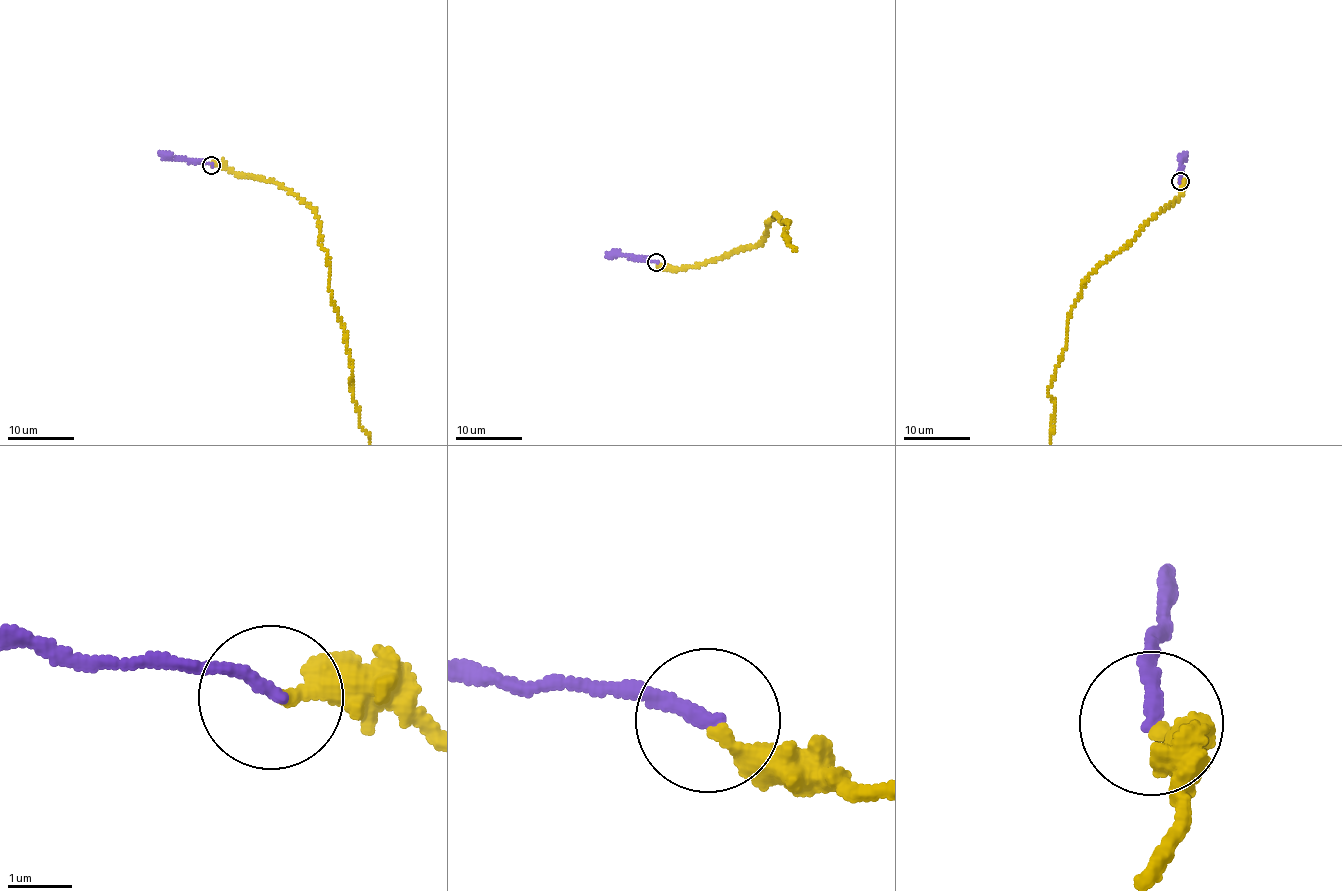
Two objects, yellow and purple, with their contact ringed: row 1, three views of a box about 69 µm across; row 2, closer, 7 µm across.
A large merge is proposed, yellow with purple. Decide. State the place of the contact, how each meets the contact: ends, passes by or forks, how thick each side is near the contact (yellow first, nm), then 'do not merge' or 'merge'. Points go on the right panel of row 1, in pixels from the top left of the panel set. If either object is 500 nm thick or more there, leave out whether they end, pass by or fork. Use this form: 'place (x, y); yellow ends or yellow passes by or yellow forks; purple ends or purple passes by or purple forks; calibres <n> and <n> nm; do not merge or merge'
place (1180, 181); yellow ends; purple ends; calibres 280 and 200 nm; merge

